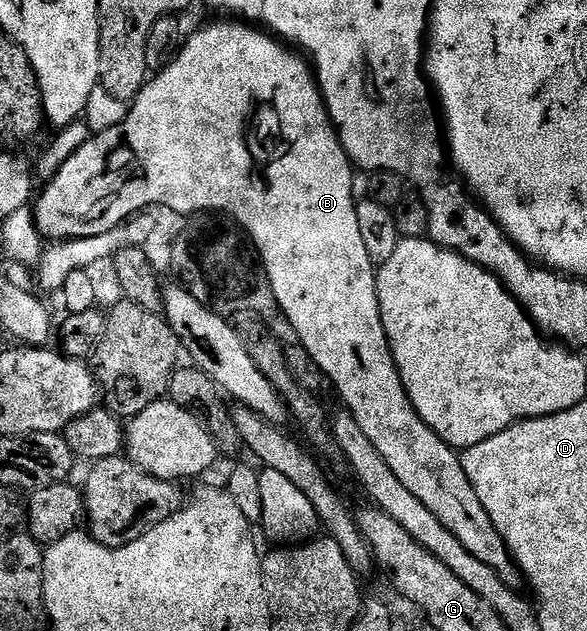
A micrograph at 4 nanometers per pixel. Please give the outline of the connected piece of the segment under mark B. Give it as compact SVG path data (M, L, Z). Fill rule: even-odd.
M225 21L229 23L209 23L202 31L197 31L193 36L182 42L173 60L156 72L141 88L137 98L132 100L127 117L119 125L115 125L106 131L98 131L85 142L51 178L44 184L45 188L36 196L32 204L33 222L37 224L37 230L49 241L64 241L66 239L86 239L96 237L98 233L107 233L107 229L115 229L120 223L145 210L151 205L167 205L167 209L175 209L182 217L197 215L200 211L222 211L230 215L238 223L240 230L251 240L257 248L257 254L265 268L269 278L269 287L273 290L274 297L281 307L285 320L292 327L293 332L299 337L299 341L307 349L307 353L319 365L322 376L333 382L335 390L341 394L344 410L350 411L363 433L379 449L383 461L391 465L391 473L403 481L447 529L459 539L463 549L471 553L471 557L479 557L487 569L493 569L512 591L520 592L526 586L525 576L522 575L517 560L507 549L503 537L495 529L487 509L483 509L483 501L475 493L471 481L467 481L467 473L463 469L458 452L444 443L426 423L421 420L419 413L411 405L409 394L401 380L399 369L393 360L393 354L387 341L387 333L383 329L381 320L381 306L377 296L377 273L371 257L367 257L367 245L363 245L363 233L359 230L359 217L357 216L358 200L354 198L352 191L352 177L355 172L347 152L343 149L341 140L337 137L337 128L329 120L329 113L325 109L325 101L321 98L321 88L317 86L312 66L292 46L278 41L270 32L258 29L244 21Z

